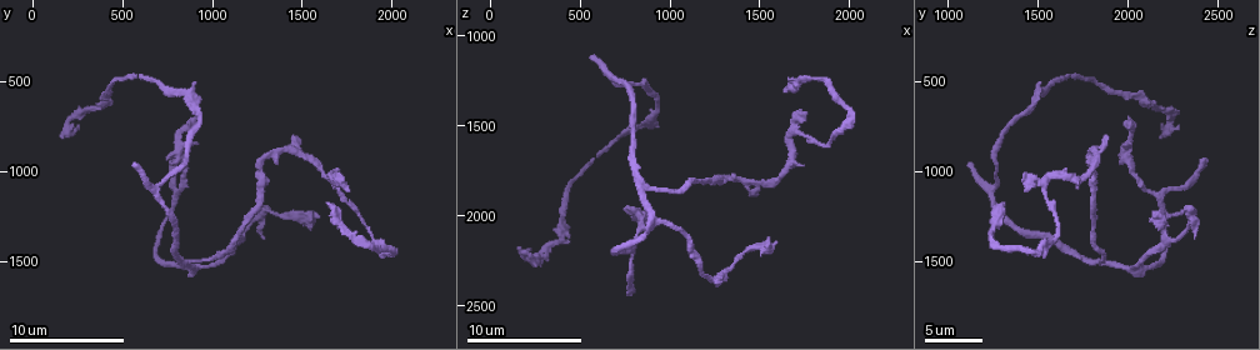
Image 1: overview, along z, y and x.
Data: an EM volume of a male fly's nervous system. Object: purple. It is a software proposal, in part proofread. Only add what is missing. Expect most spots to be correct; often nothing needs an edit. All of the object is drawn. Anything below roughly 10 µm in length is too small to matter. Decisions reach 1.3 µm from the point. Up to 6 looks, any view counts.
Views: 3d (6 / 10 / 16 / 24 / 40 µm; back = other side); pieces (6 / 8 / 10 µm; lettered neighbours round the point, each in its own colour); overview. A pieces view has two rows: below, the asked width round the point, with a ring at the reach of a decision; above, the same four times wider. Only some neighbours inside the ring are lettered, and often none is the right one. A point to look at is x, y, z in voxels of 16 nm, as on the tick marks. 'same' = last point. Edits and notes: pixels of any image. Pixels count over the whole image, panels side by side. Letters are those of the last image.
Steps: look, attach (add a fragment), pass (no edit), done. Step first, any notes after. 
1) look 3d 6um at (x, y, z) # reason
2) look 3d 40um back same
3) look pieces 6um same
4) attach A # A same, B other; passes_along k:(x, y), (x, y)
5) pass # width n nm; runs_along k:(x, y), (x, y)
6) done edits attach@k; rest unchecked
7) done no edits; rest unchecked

look pieces 6um at (580, 980, 1140) # branch stops here

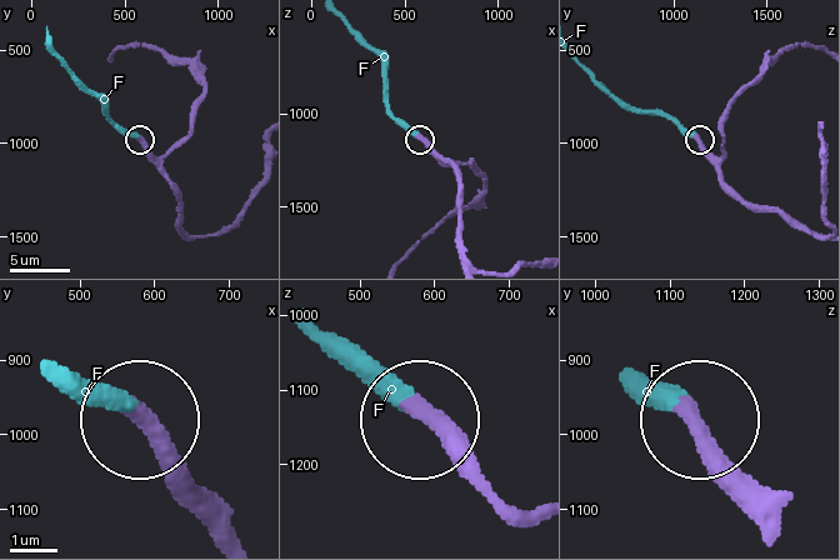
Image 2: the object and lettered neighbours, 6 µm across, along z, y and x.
attach F # width 360 nm; F same; passes_along 2:(716, 166), (703, 144), (679, 123), (628, 110), (580, 63); the neuron continues

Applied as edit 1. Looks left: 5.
look pieces 6um at (780, 940, 2420)

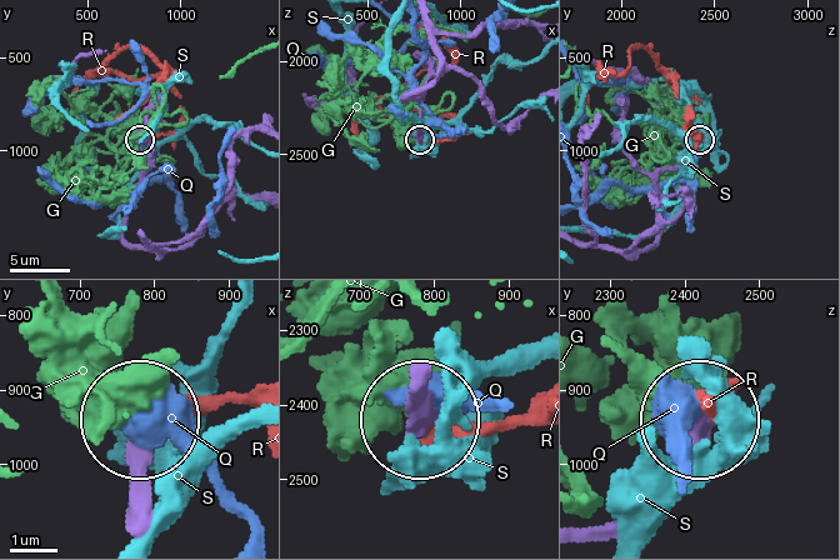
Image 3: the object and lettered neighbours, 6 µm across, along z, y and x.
pass # width 430 nm; G other, Q other, R other, S other; runs_along 3:(146, 490), (139, 421); no lettered fragment goes on from it

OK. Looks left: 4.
look pieces 6um at (160, 800, 2200) # an open end

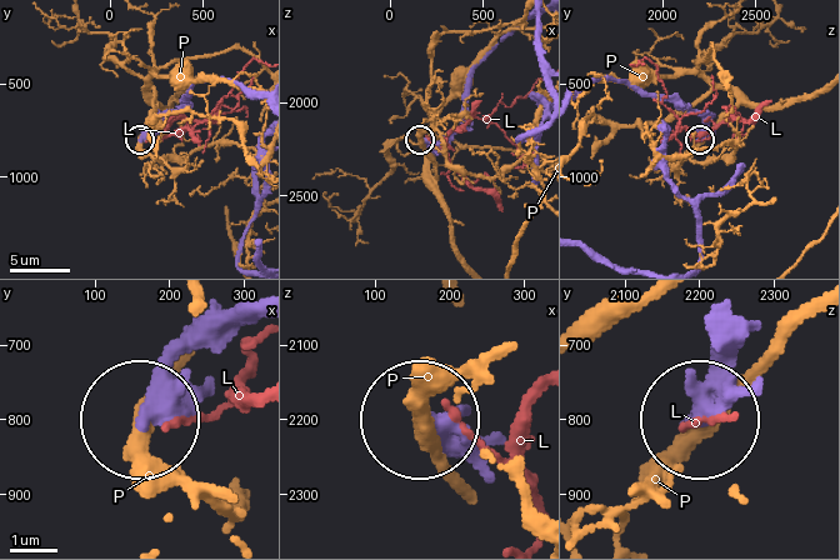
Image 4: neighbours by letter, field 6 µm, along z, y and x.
pass # L other, P other; runs_along 4:(251, 304), (180, 355), (148, 411); none of them fits

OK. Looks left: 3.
done edits attach@2; rest unchecked

